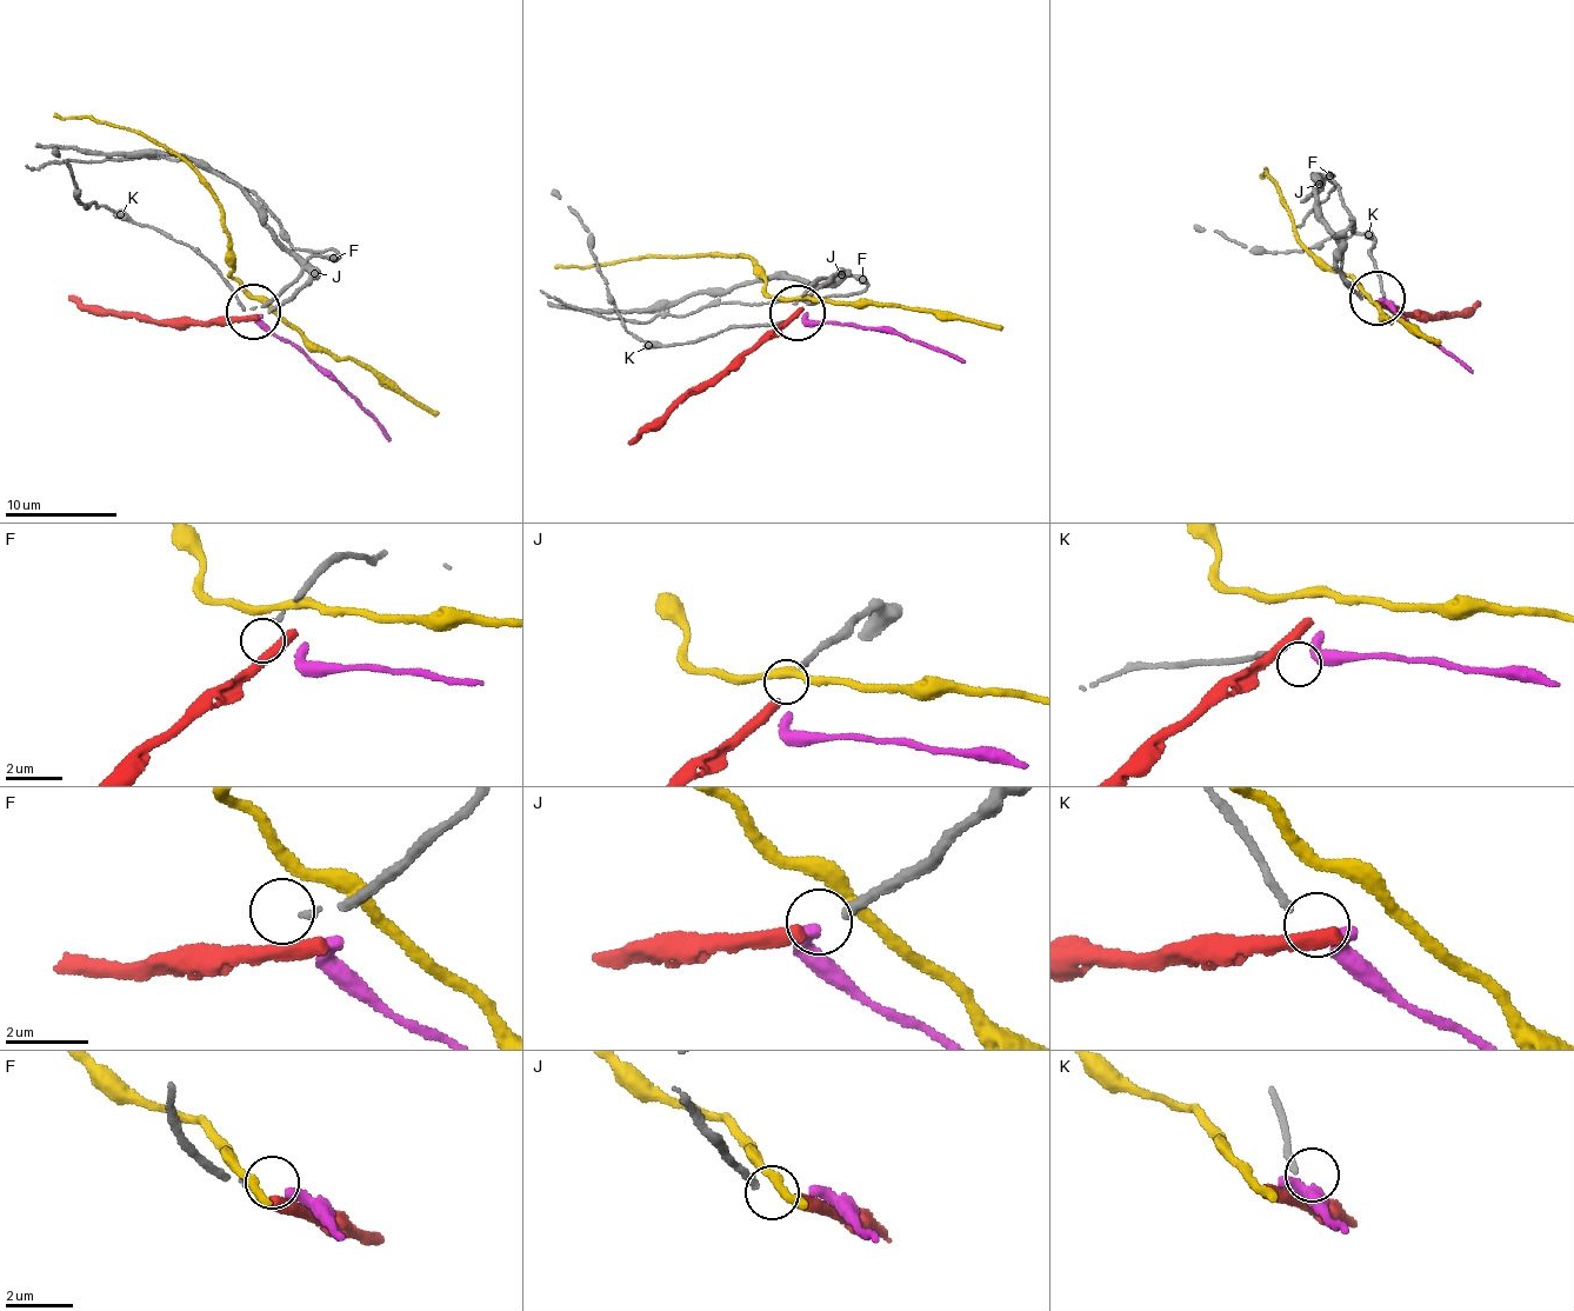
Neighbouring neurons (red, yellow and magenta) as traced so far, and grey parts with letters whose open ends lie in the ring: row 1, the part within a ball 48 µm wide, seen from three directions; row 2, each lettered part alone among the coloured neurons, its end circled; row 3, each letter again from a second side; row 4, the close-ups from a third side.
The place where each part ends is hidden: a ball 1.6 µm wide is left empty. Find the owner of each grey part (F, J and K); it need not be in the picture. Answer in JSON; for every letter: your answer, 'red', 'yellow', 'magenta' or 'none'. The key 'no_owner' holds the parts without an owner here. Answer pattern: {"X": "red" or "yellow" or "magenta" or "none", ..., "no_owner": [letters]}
{"F": "none", "J": "red", "K": "magenta", "no_owner": ["F"]}

